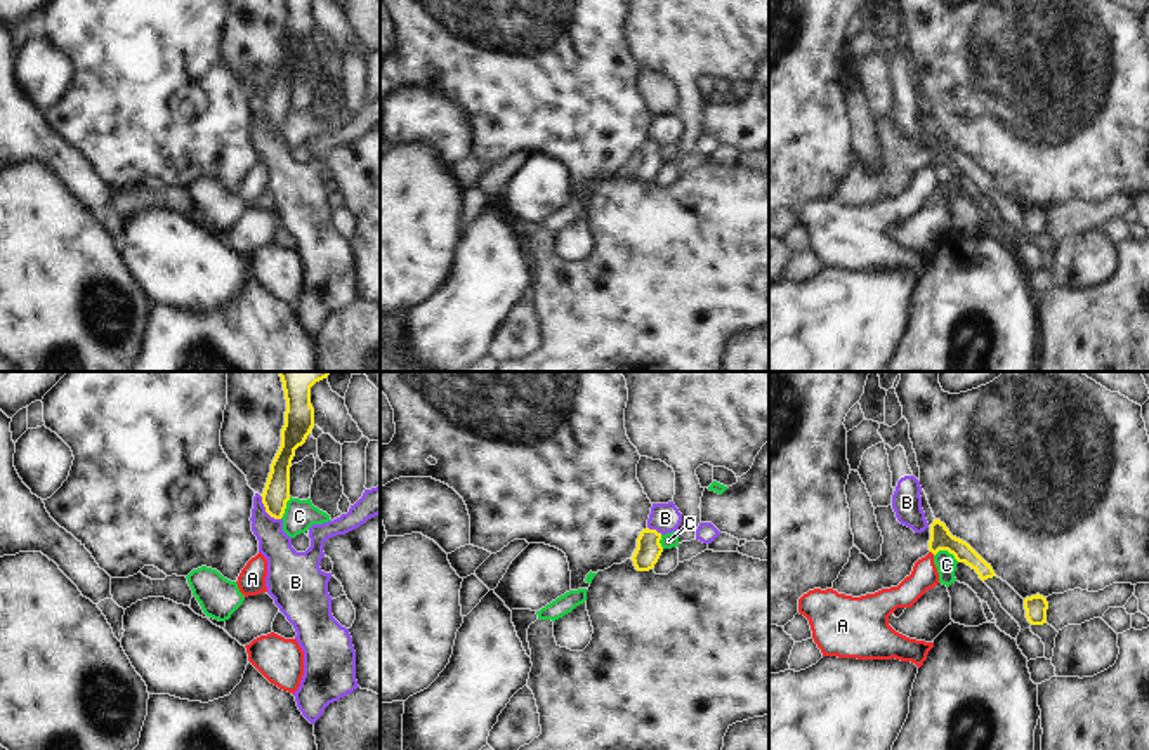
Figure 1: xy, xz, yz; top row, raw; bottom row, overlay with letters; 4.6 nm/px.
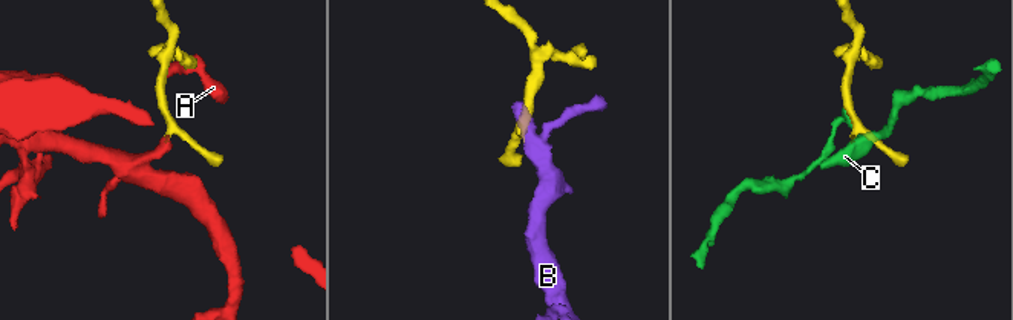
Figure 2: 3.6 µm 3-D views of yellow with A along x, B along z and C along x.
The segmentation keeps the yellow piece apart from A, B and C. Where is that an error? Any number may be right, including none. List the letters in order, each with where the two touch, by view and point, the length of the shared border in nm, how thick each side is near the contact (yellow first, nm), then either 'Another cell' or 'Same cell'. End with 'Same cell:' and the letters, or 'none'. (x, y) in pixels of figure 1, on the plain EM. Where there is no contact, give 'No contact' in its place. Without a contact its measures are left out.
A: Touches yellow at yz (932, 164). Shared border 30 nm. Thickness 100 nm (yellow) against 130 nm. Same cell
B: Touches yellow at xy (266, 122). Shared border 160 nm. Thickness 120 nm (yellow) against 160 nm. Another cell
C: Touches yellow at yz (946, 160). Shared border 120 nm. Thickness 100 nm (yellow) against 100 nm. Another cell
Same cell: A.

